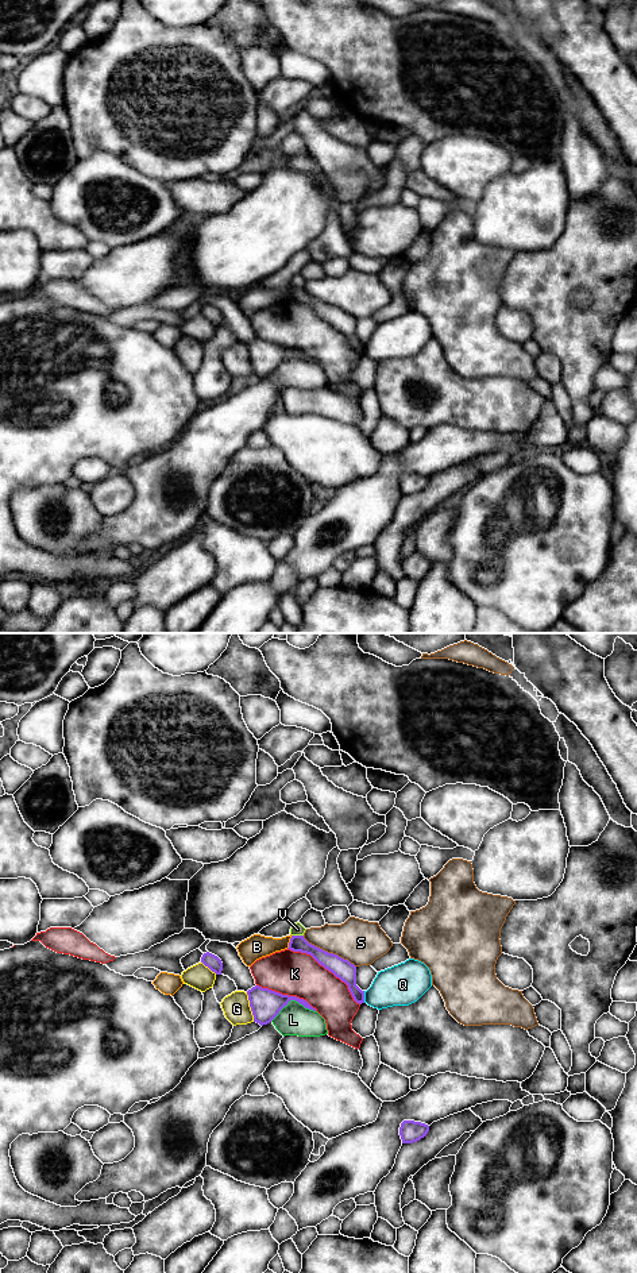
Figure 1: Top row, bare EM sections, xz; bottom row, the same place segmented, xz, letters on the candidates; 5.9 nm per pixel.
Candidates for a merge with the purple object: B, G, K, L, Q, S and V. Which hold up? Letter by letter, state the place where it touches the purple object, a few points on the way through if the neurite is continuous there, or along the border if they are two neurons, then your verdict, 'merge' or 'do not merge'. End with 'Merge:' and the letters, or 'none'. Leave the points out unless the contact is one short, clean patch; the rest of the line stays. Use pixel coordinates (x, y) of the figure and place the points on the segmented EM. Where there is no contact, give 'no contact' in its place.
B: contact xz (289, 942); do not merge
G: contact xz (250, 1006); do not merge
K: contact xz (327, 968); do not merge
L: contact xz (292, 999); do not merge
Q: contact xz (363, 996); do not merge
S: contact xz (329, 953); do not merge
V: contact xz (297, 936); border xz (292, 934), (302, 936); do not merge
Merge: none

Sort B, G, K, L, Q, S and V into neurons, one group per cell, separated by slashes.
B / G / K / L / Q / S / V

